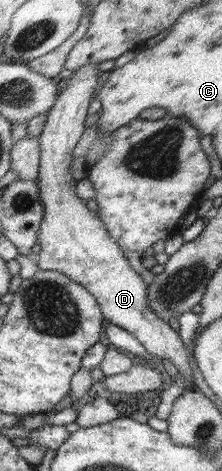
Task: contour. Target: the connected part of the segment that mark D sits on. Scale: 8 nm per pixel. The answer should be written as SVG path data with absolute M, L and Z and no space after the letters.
M86 65L67 79L67 88L58 94L38 136L41 155L36 183L45 218L37 230L37 244L41 248L37 266L40 271L54 270L65 274L86 287L86 290L97 297L97 302L105 311L105 317L112 324L133 334L150 354L159 359L170 360L184 377L186 386L195 385L190 365L191 355L180 339L180 333L149 309L146 282L132 270L124 252L120 250L121 246L106 232L102 219L96 218L76 194L76 182L72 178L72 152L76 148L76 142L80 142L80 136L84 134L90 98L98 86L100 70L97 66Z

